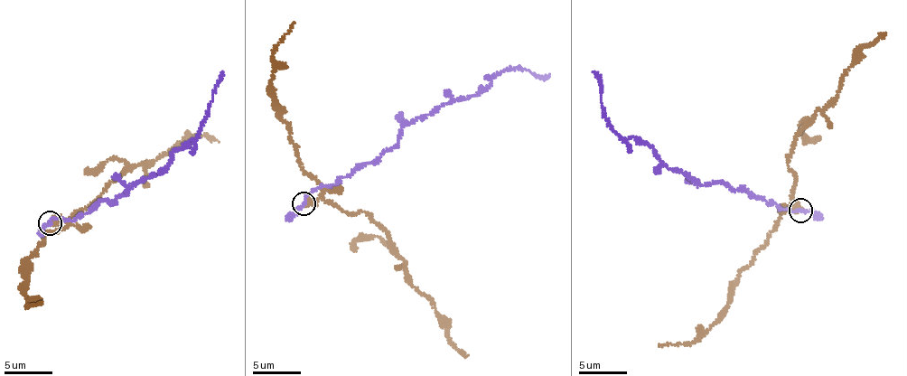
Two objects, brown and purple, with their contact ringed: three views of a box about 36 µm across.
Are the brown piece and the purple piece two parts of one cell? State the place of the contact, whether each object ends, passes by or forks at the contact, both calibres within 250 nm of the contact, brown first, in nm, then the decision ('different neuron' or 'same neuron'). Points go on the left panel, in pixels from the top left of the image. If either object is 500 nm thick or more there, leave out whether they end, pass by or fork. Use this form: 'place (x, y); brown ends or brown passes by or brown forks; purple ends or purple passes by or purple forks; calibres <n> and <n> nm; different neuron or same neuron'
place (50, 222); calibres 550 and 170 nm; different neuron

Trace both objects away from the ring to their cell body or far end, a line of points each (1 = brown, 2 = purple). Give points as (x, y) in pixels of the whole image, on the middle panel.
1: (305, 204), (323, 197), (344, 211), (365, 212), (404, 261), (406, 279), (430, 301), (447, 340), (468, 355)
2: (303, 204), (318, 187), (378, 161), (406, 124), (476, 95), (508, 69), (549, 74)

